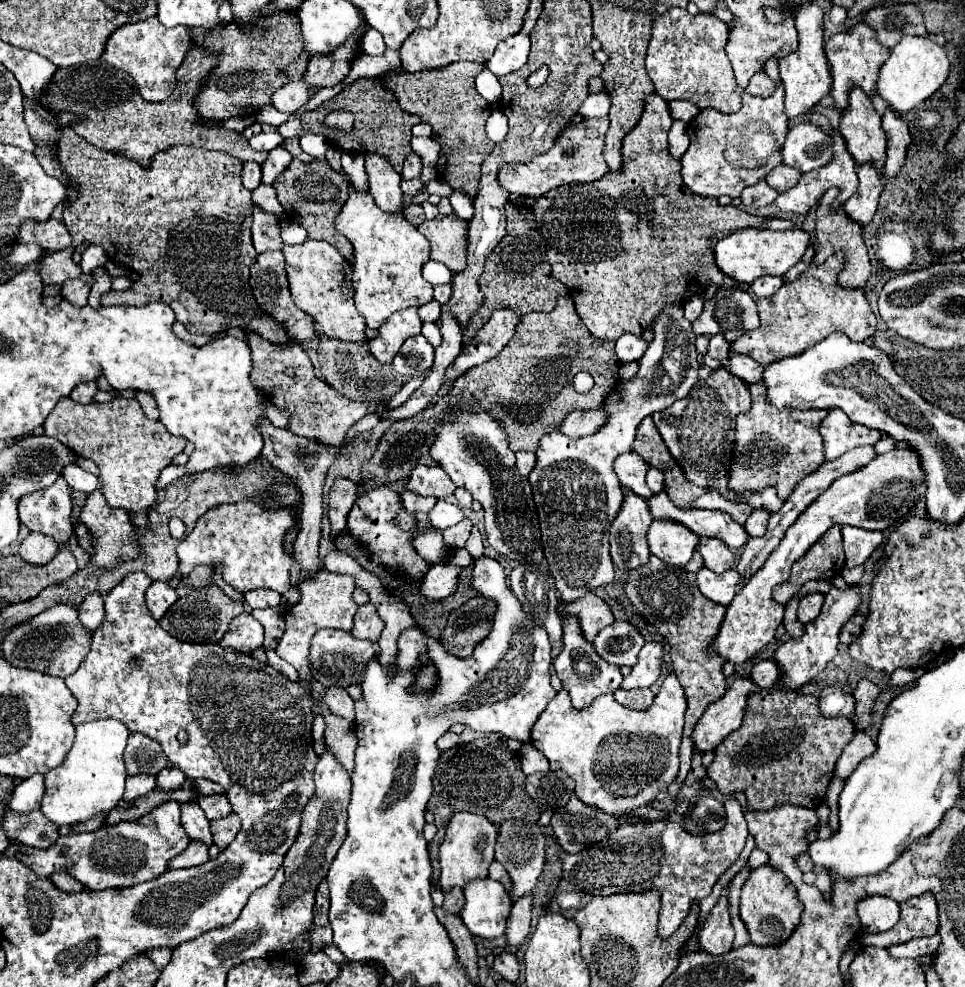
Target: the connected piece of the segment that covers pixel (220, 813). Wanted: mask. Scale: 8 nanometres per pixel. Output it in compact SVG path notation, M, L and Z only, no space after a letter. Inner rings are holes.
M210 795L210 797L200 797L198 805L202 807L202 811L206 813L206 817L210 821L214 819L222 819L226 815L232 813L232 807L230 807L230 801L226 795Z

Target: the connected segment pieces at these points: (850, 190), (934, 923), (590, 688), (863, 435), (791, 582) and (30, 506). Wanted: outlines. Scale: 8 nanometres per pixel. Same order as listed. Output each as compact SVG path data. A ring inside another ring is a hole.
M830 131L830 137L832 137L832 141L834 141L834 155L832 155L832 161L830 161L828 165L820 167L820 169L802 173L800 181L798 181L792 189L788 189L788 191L784 191L784 193L778 193L774 205L776 205L780 211L784 211L784 213L800 213L800 215L804 215L804 213L808 213L808 211L820 201L820 197L822 197L830 187L838 187L840 195L838 195L838 197L834 199L834 203L830 205L830 209L836 211L836 209L840 209L840 207L842 207L842 205L856 193L856 189L858 189L856 163L854 163L854 159L852 159L852 155L846 151L846 141L844 141L842 135L836 133L836 131Z
M928 891L920 897L910 897L900 903L900 921L886 933L866 933L864 945L890 947L906 943L914 937L930 937L938 933L938 905Z
M568 617L564 621L564 649L554 659L554 669L556 669L556 675L562 681L562 687L568 691L568 695L572 699L572 707L576 707L576 709L584 709L586 705L590 705L596 697L600 697L604 693L614 693L622 683L620 667L608 665L594 651L594 647L584 639L576 617Z
M840 409L828 411L828 417L820 425L820 435L824 439L824 451L828 461L844 455L848 449L862 447L864 443L876 443L882 437L882 433L876 429L852 423L848 415Z
M834 525L824 537L820 537L820 541L816 541L816 545L812 545L812 549L808 549L808 553L800 561L796 561L796 565L792 565L790 579L782 585L776 585L776 589L772 591L772 599L780 605L786 605L786 601L792 599L806 581L832 579L840 575L842 569L842 533L840 525Z
M60 477L60 481L56 481L52 487L22 497L18 503L20 523L24 523L34 533L56 539L58 545L66 543L74 533L70 521L72 503L68 495L70 487Z

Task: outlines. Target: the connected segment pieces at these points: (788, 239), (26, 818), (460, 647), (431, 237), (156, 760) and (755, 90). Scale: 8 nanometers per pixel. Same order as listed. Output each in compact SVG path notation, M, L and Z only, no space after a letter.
M742 229L732 233L730 237L720 239L714 245L714 259L720 271L724 275L736 279L740 285L752 285L758 277L764 275L786 275L786 271L796 265L804 253L804 249L810 243L810 235L802 229L790 229L790 231L758 231L758 229Z
M8 809L4 817L4 831L8 833L10 841L36 849L48 849L58 839L58 825L48 821L38 809L26 815L12 813Z
M474 597L462 607L454 609L448 617L446 629L440 635L442 647L450 655L466 659L492 629L494 613L496 605L484 597Z
M438 215L432 221L424 221L418 231L432 243L432 259L442 261L454 273L466 269L468 251L468 223L456 215Z
M130 733L124 757L128 775L158 775L168 765L168 757L164 757L160 745L142 733Z
M758 73L752 77L752 83L748 85L746 91L750 91L752 95L758 95L758 97L770 97L774 93L774 81L766 75L766 73Z

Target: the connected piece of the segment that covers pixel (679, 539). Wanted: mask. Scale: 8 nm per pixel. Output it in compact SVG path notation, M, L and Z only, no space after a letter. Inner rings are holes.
M654 519L648 529L648 543L656 557L674 567L684 567L692 559L700 537L676 521Z

